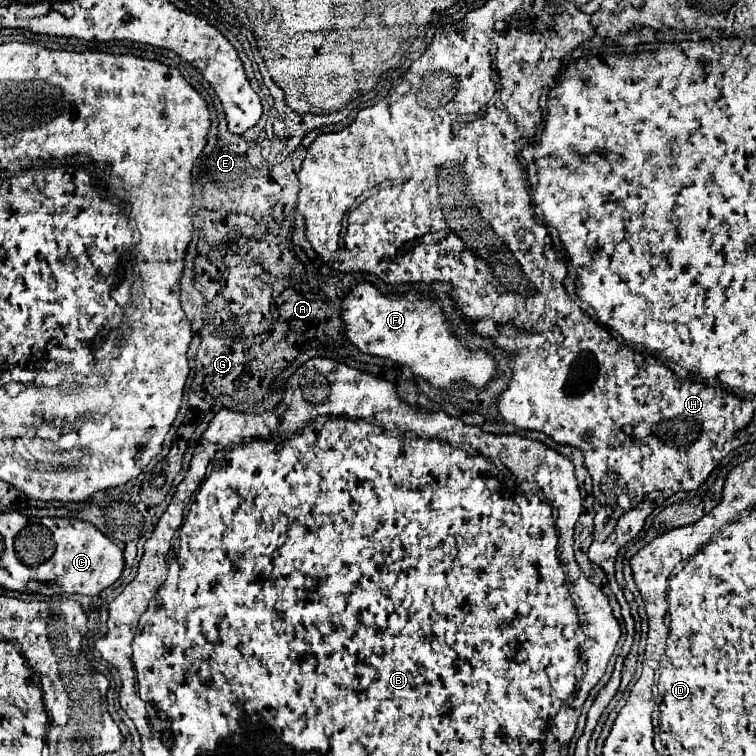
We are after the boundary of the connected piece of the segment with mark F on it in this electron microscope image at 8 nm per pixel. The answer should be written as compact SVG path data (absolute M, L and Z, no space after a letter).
M362 282L342 302L348 340L364 354L390 358L422 376L436 388L446 388L454 380L466 380L474 388L484 388L496 376L496 362L484 352L470 352L452 336L440 306L430 300L418 300L418 292L406 296L384 296L378 288Z

